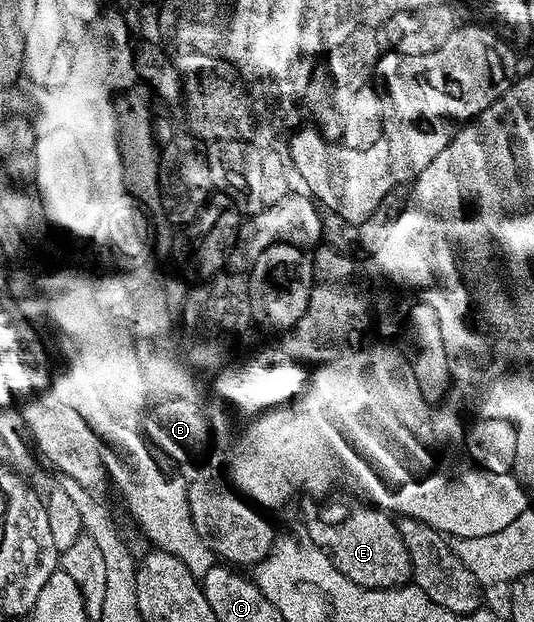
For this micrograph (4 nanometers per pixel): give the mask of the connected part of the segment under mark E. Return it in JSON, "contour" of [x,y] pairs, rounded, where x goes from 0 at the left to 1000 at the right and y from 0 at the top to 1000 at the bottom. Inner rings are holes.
{"contour":[[[631,799],[573,805],[579,809],[566,817],[564,826],[571,831],[577,870],[596,878],[616,895],[620,907],[650,926],[650,932],[680,945],[740,949],[768,941],[773,926],[770,894],[738,828],[682,804]]]}

